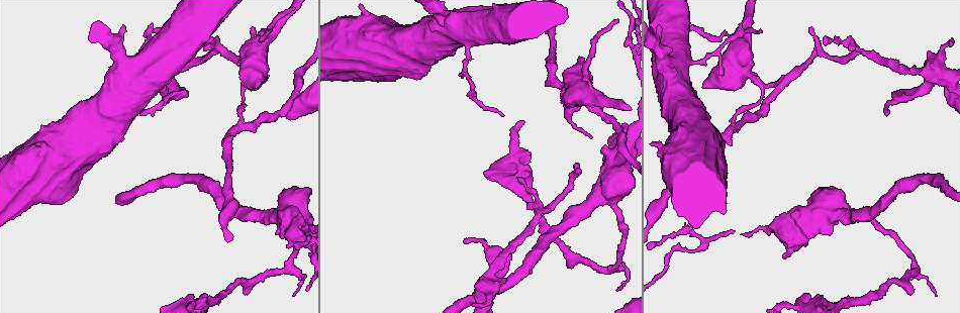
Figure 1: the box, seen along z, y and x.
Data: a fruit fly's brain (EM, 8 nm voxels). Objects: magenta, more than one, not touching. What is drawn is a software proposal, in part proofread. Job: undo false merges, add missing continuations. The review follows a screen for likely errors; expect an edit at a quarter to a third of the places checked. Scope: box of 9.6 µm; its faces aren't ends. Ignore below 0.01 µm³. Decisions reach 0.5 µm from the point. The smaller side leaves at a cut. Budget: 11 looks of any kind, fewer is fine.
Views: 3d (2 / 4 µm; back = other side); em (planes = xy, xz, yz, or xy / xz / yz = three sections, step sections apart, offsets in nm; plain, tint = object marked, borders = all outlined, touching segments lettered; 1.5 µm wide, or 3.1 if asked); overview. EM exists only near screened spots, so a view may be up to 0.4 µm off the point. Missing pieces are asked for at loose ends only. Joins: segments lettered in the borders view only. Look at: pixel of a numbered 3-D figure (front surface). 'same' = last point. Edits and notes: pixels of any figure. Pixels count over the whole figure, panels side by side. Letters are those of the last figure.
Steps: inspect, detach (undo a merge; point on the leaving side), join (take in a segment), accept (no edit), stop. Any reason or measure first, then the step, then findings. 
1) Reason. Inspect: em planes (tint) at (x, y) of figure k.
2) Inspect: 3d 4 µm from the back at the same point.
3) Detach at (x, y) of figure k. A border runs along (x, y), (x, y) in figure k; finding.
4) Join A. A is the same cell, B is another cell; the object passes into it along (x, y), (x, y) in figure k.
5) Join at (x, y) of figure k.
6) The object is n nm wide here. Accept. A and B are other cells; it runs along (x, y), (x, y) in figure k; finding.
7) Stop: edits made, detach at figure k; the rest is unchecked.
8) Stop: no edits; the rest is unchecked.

Arms part here. Inspect: em 3.1 µm planes (borders) at (914, 264) of figure 1.

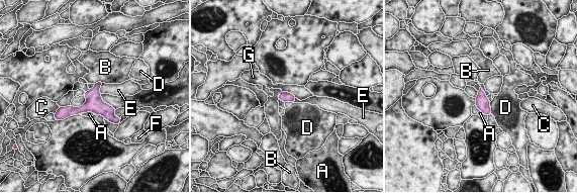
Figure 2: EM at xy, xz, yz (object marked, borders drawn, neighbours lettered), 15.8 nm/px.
The object is 160 nm wide here. Accept. A, B, C, D, E, F and G are other cells; all the same neuron.

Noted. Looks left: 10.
Thick turns thin. Inspect: 3d 4 µm from the back at (617, 216) of figure 1.

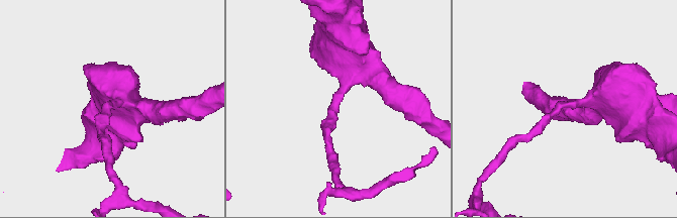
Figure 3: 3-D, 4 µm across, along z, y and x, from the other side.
Inspect: em yz step 8 (borders) at (337, 102) of figure 3.

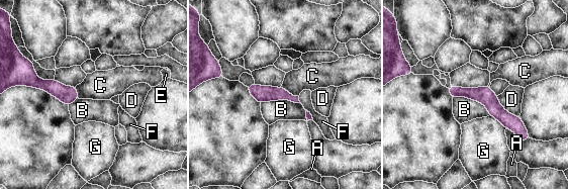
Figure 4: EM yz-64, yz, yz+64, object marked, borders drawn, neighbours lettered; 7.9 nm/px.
Another direction. Inspect: em planes (borders) at the same point.

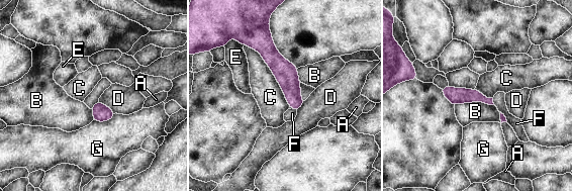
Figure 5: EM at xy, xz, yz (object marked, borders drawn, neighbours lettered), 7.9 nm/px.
Accept. A, B, C, D, E, F and G are other cells; a border runs along (244, 44), (259, 53), (290, 108) in figure 5; continuous, no second neuron.

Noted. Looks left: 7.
Three arms meet. Inspect: 3d 2 µm at (732, 122) of figure 1.

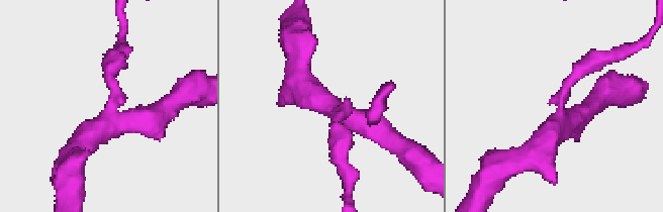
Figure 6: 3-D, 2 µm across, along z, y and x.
3 arms meet here; now the EM. Inspect: em planes (tint) at (116, 109) of figure 6.

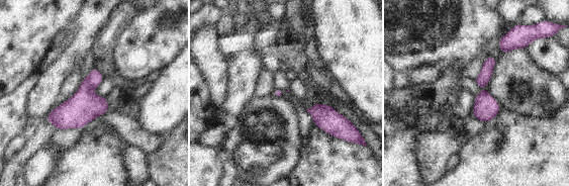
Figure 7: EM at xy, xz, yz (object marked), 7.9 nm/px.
Inspect: em planes (borders) at the same point.

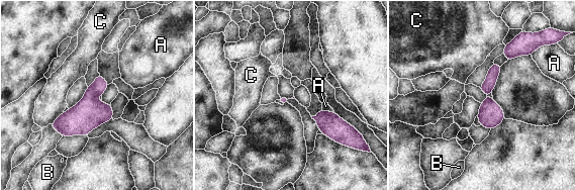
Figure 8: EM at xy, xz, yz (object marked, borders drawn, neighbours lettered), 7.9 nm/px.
The object is 60 nm wide here. Detach at (89, 113) of figure 8. A, B and C are other cells; a second neuron is stuck on.

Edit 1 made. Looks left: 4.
Thin end. Inspect: 3d 2 µm from the back at (722, 76) of figure 1.

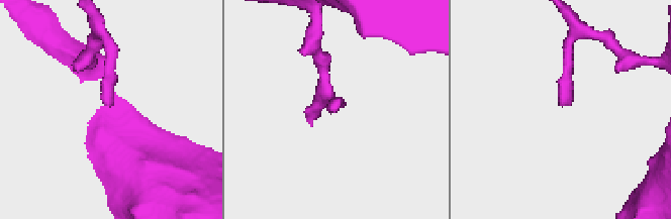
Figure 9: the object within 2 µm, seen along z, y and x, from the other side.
Need the tissue. Inspect: em planes (tint) at (111, 103) of figure 9.

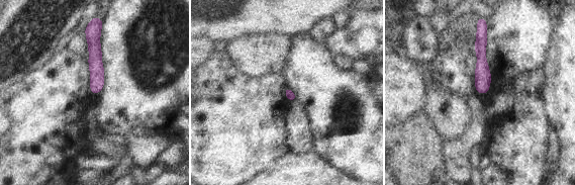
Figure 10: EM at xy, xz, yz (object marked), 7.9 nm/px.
See the neighbours. Inspect: em planes (borders) at the same point.

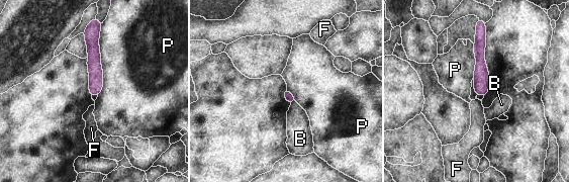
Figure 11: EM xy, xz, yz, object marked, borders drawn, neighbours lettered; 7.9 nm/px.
The object is 80 nm wide here. Accept. B, F and P are other cells; it runs along (87, 32), (94, 53), (95, 93) in figure 11; no lettered segment goes on from it.

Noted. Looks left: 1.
Stop: edits made, detach at figure 8; the rest is unchecked.

